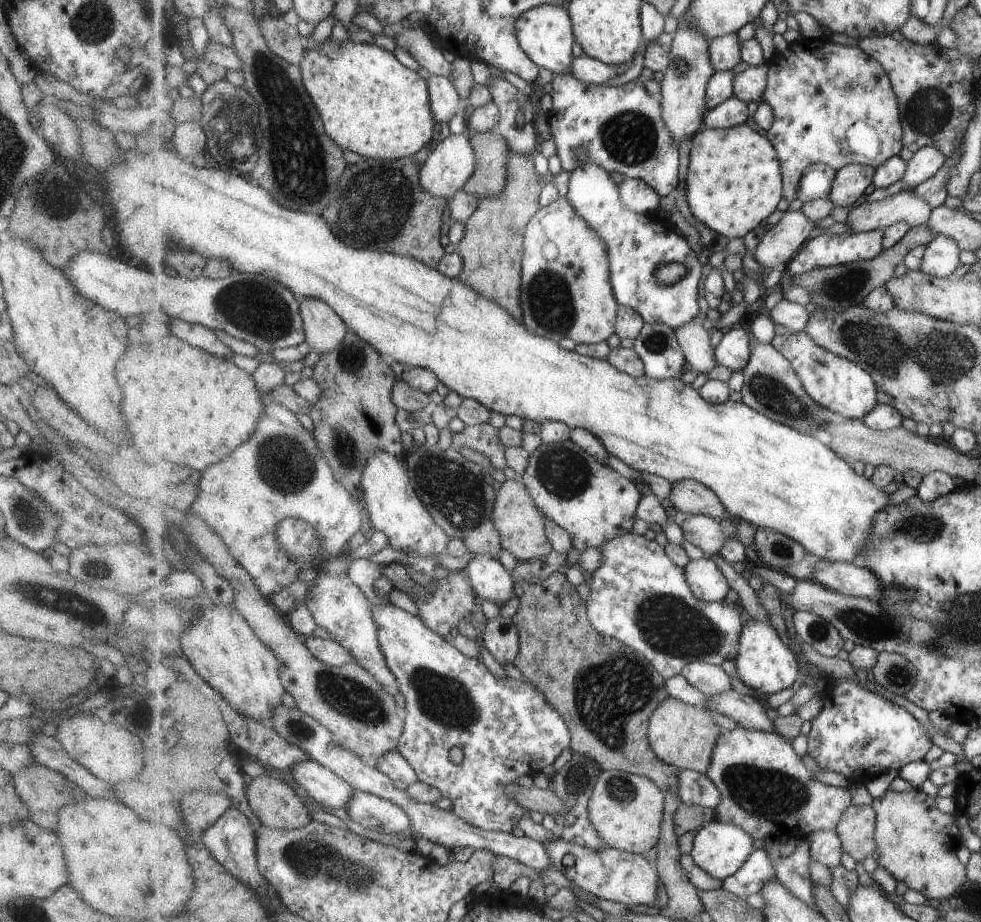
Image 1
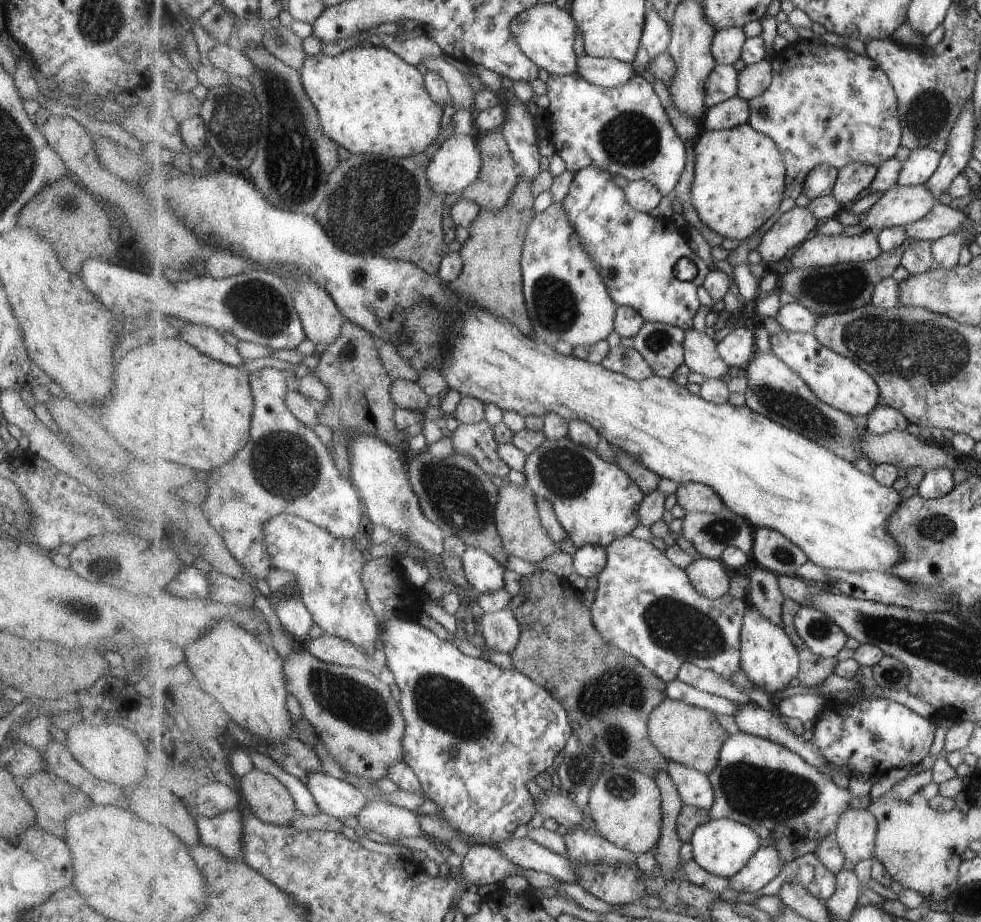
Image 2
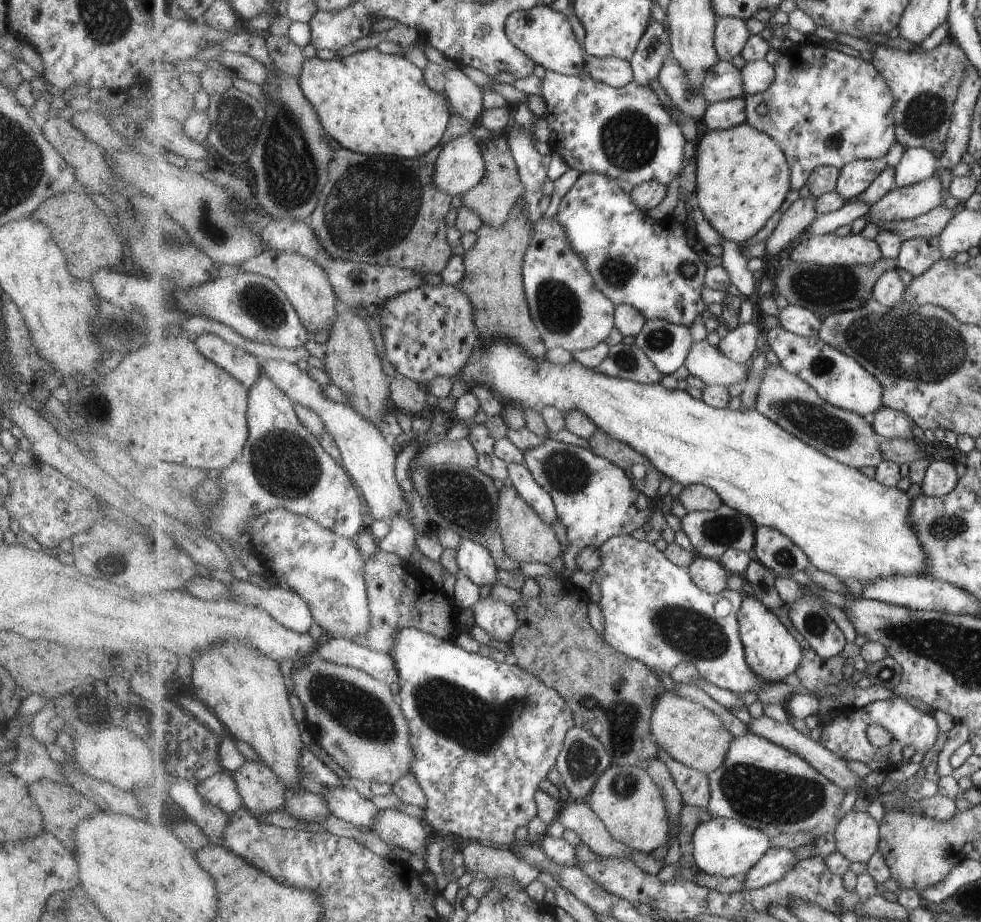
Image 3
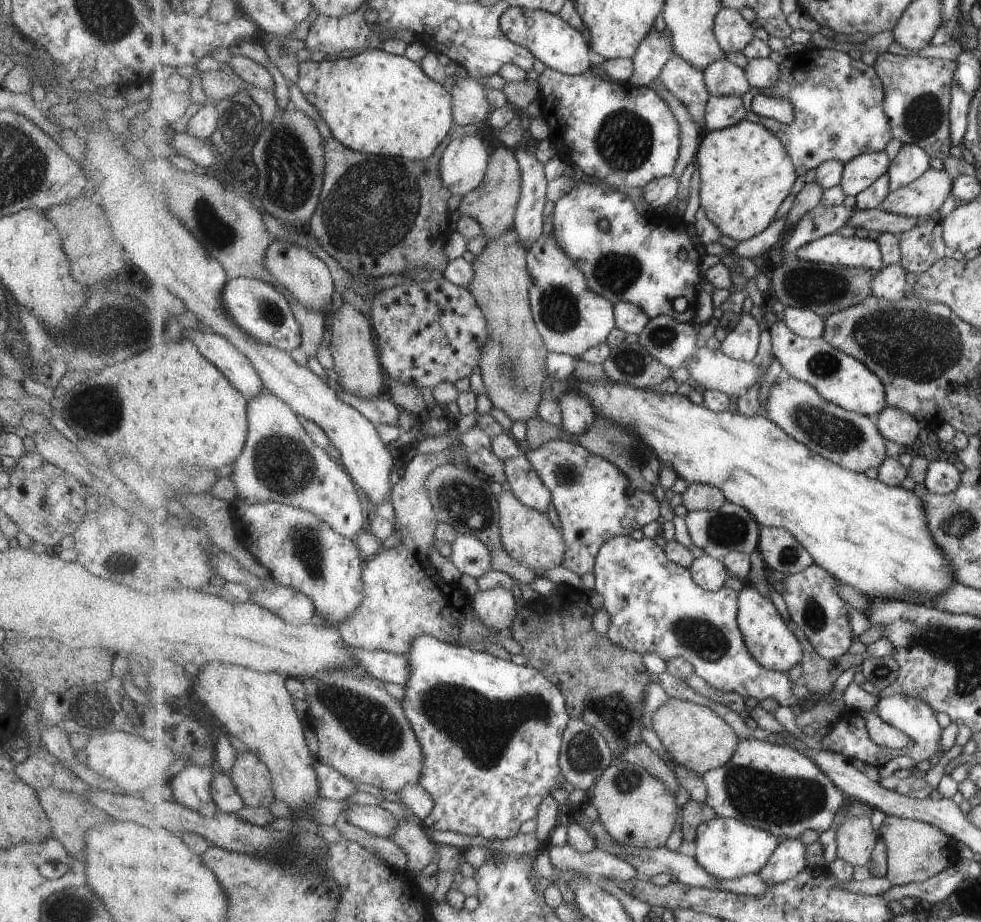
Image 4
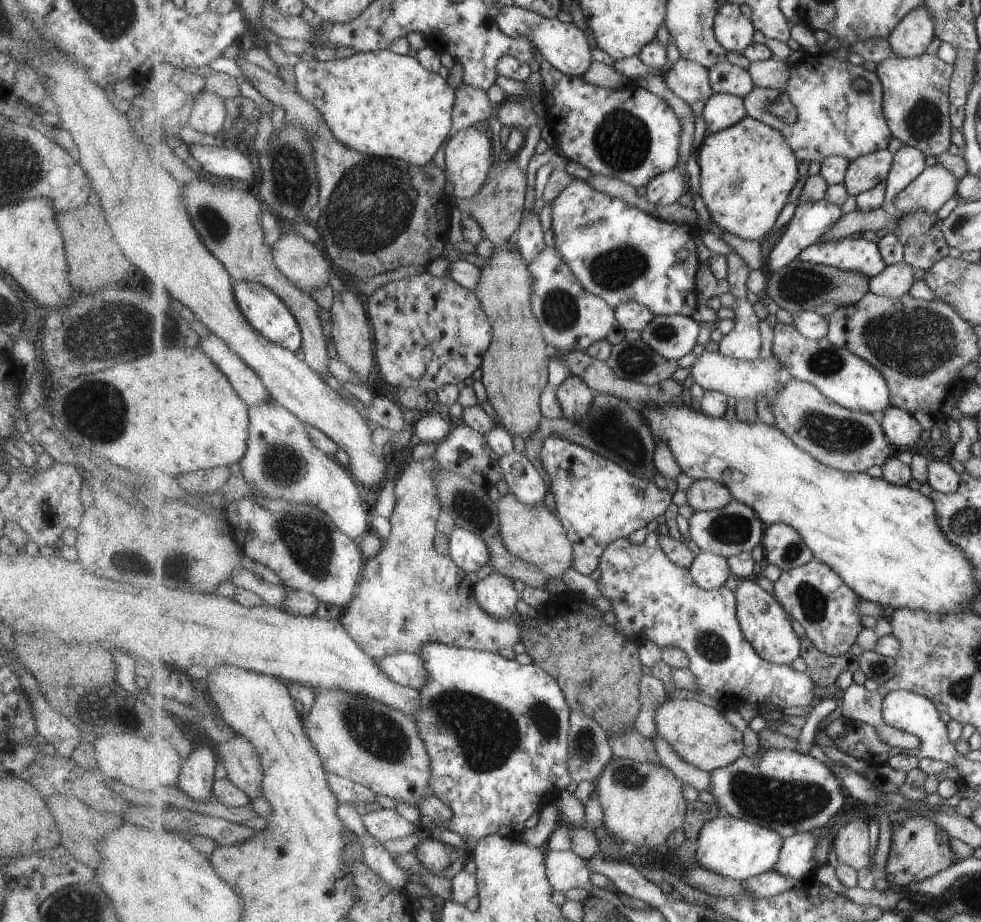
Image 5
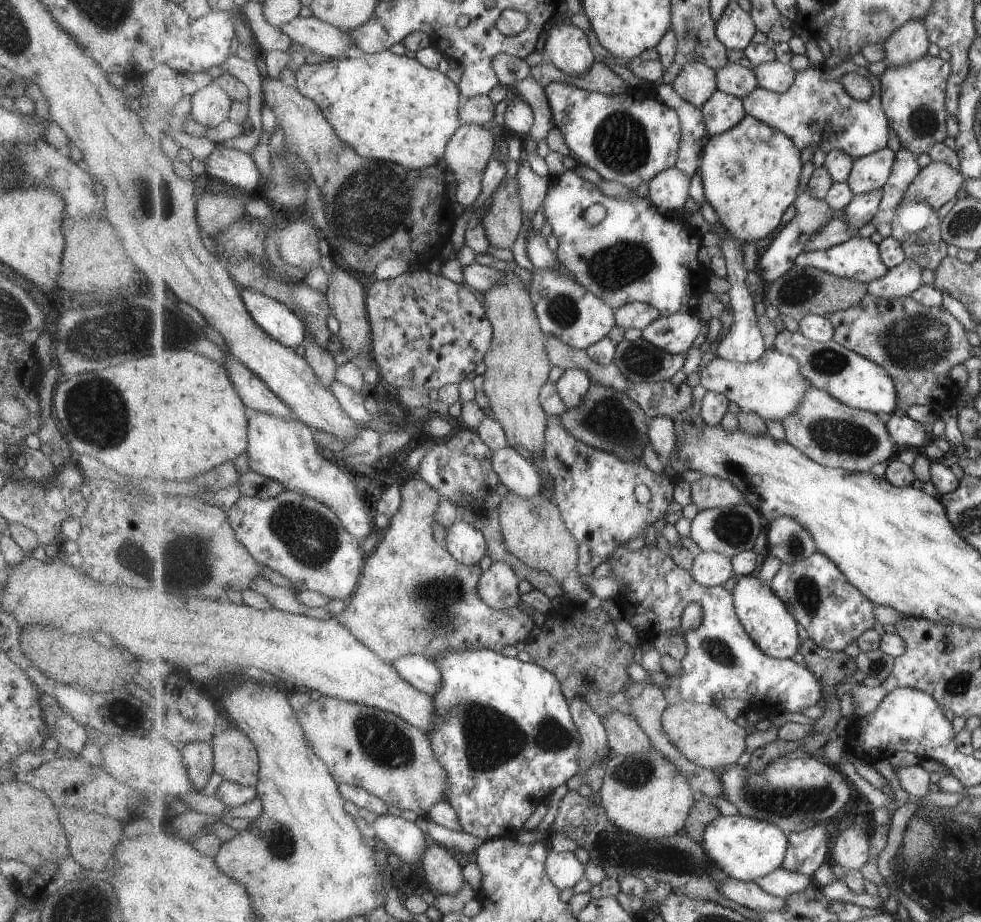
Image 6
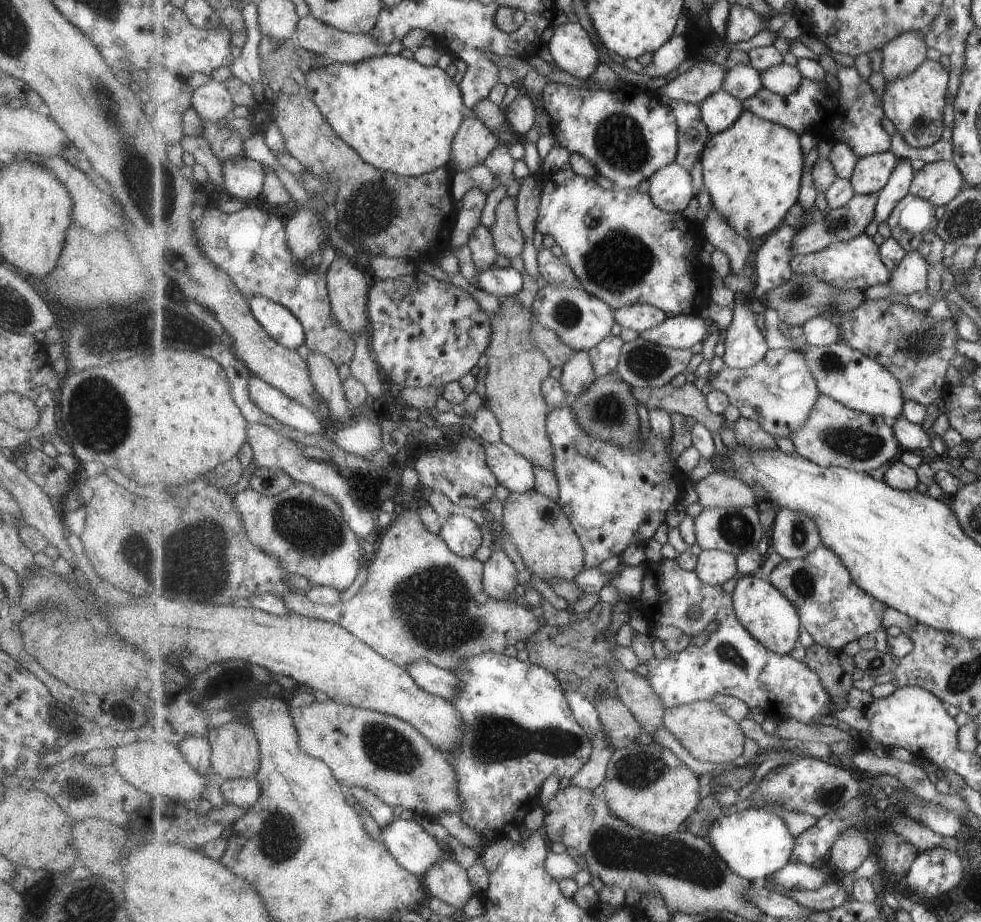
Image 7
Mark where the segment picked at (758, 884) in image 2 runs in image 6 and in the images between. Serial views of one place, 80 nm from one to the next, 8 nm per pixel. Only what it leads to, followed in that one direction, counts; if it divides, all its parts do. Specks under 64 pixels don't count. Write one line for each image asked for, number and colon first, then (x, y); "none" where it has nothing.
3: (777, 862)
4: (788, 860)
5: (796, 860)
6: (808, 848)

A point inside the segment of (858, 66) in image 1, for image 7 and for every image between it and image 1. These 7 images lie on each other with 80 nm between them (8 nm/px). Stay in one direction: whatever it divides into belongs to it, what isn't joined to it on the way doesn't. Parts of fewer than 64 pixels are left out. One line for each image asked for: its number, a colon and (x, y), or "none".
2: (827, 105)
3: (825, 107)
4: (838, 103)
5: (834, 117)
6: (817, 112)
7: (854, 114)

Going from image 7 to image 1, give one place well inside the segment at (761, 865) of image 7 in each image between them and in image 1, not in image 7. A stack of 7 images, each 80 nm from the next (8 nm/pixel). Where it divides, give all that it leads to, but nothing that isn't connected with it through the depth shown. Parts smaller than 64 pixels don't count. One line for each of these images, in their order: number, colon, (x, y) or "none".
1: (720, 848)
2: (723, 846)
3: (725, 847)
4: (727, 848)
5: (737, 849)
6: (746, 848)

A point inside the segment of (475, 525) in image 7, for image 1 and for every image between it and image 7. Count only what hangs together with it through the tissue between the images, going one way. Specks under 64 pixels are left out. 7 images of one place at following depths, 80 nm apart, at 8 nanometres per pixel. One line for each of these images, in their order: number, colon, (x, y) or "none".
1: (492, 580)
2: (486, 574)
3: (475, 561)
4: (470, 554)
5: (470, 551)
6: (467, 543)

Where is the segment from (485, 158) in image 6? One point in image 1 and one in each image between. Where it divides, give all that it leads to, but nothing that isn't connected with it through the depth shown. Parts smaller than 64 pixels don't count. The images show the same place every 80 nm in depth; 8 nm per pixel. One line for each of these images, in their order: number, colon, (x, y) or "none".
1: (446, 170)
2: (457, 163)
3: (461, 165)
4: (463, 167)
5: (469, 153)

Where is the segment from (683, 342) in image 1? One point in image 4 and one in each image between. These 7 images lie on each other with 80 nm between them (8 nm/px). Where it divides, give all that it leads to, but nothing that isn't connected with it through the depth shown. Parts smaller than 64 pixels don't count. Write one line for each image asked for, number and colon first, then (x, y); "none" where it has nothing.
2: (702, 354)
3: (707, 362)
4: (713, 369)

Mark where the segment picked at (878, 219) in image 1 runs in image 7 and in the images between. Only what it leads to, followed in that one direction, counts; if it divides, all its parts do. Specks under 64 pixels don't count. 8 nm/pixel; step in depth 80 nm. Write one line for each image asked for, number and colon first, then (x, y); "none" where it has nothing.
2: (903, 205)
3: (902, 203)
4: (922, 198)
5: (931, 189)
6: (935, 184)
7: (938, 182)

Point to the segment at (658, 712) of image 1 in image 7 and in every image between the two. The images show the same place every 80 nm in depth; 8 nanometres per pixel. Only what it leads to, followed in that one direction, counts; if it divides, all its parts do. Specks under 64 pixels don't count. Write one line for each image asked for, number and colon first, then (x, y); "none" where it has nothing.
2: (687, 734)
3: (693, 734)
4: (697, 737)
5: (703, 736)
6: (703, 733)
7: (710, 735)

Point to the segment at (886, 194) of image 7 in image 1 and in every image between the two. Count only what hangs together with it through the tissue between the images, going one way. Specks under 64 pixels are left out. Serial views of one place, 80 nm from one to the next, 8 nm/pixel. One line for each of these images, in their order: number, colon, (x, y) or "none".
1: (927, 161)
2: (921, 164)
3: (918, 164)
4: (912, 161)
5: (909, 162)
6: (906, 168)

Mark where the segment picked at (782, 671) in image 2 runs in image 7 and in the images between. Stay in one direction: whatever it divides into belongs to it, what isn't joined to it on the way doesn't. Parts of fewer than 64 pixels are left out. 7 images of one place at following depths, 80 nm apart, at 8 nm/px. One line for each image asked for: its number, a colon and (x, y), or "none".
3: (773, 651)
4: (774, 643)
5: (766, 623)
6: (766, 616)
7: (774, 620)

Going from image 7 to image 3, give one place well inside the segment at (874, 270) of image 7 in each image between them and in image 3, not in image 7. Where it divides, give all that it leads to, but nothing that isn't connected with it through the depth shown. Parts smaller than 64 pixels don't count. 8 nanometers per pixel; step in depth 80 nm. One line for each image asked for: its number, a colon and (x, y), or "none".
3: (829, 249)
4: (833, 249)
5: (859, 254)
6: (858, 258)

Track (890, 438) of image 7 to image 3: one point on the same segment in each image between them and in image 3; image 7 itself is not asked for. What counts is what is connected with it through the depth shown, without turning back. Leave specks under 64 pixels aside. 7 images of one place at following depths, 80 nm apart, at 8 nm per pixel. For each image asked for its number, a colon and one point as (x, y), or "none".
3: (846, 436)
4: (851, 439)
5: (853, 441)
6: (830, 432)

